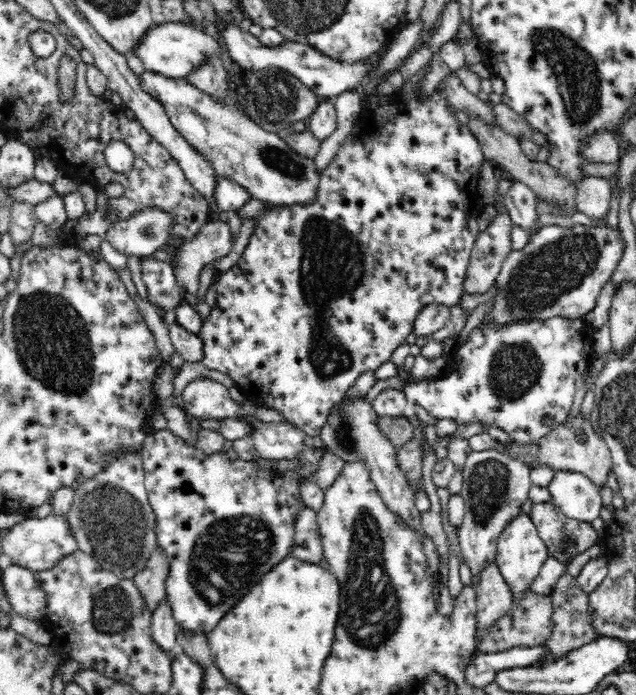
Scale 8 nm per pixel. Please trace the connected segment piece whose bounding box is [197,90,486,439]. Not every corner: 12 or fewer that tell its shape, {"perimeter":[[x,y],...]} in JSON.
{"perimeter":[[435,92],[266,206],[203,364],[311,439],[460,301],[486,157]]}

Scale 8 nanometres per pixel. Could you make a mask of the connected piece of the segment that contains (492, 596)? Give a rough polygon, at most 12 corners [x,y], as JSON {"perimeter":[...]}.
{"perimeter":[[490,563],[476,588],[474,641],[502,618],[512,595]]}

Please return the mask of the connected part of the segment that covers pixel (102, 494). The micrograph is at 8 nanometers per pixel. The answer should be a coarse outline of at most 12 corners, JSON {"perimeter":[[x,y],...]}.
{"perimeter":[[141,455],[75,490],[78,549],[133,580],[159,549]]}

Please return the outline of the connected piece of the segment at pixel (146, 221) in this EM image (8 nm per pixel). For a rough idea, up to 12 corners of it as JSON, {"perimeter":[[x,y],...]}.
{"perimeter":[[146,209],[116,221],[104,240],[124,256],[171,245],[170,213]]}

